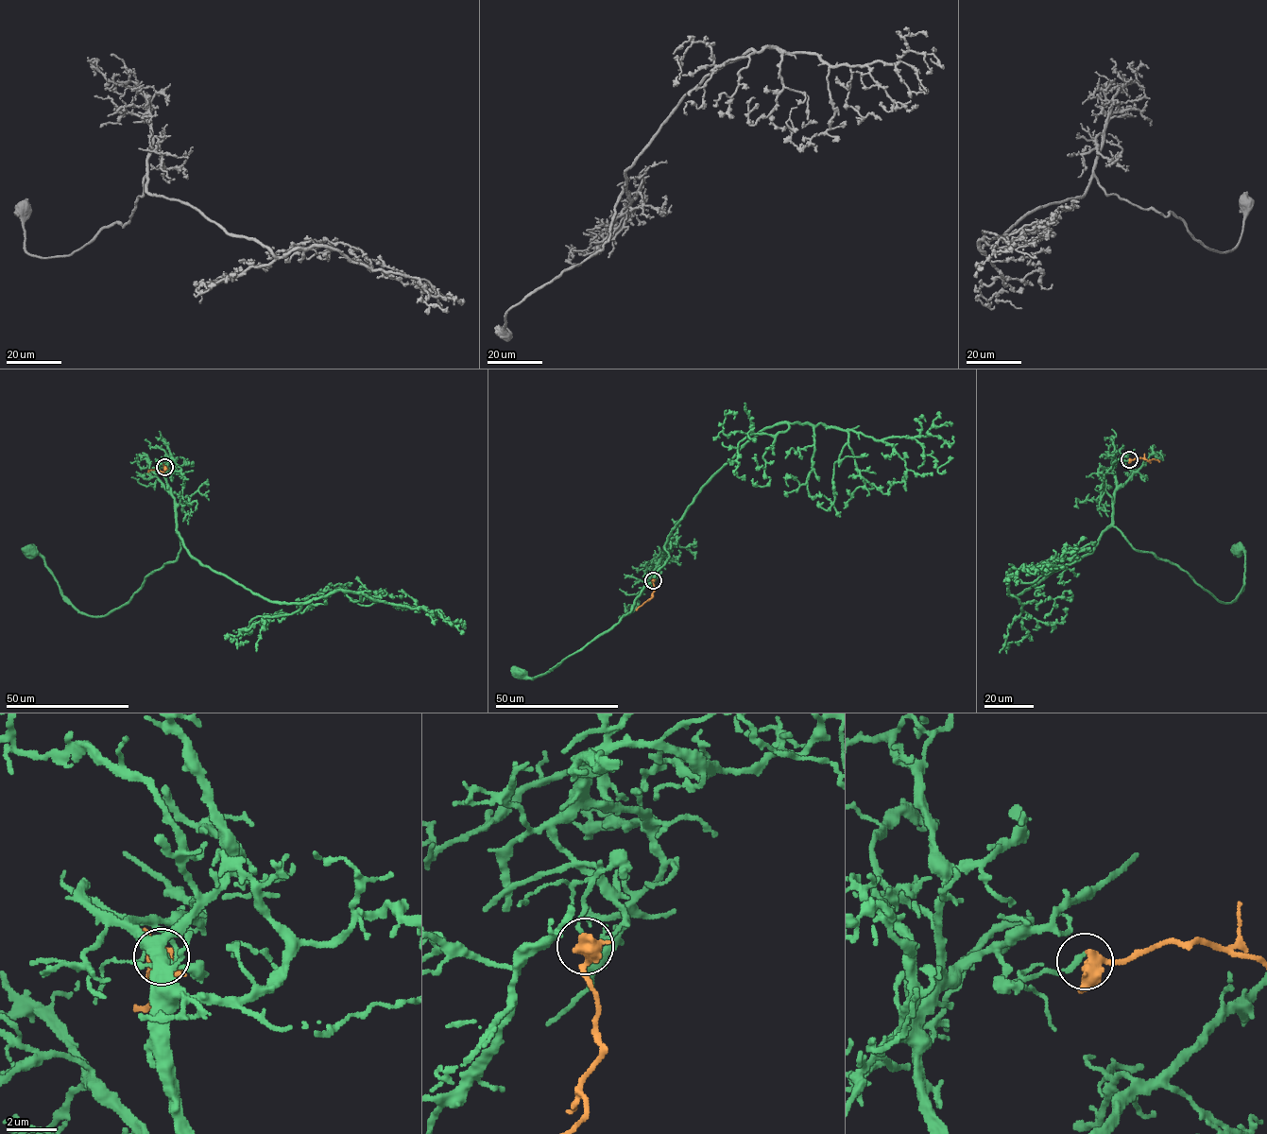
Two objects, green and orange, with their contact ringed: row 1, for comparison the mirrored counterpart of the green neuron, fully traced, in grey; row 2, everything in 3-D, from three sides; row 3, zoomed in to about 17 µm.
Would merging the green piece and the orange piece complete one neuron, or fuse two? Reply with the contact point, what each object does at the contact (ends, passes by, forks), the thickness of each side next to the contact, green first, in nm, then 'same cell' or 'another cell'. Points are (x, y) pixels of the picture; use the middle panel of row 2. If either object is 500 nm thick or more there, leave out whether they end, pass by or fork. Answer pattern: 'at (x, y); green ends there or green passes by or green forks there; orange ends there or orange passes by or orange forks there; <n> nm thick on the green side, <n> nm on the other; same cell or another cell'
at (653, 580); green passes by; orange forks there; 150 nm thick on the green side, 360 nm on the other; same cell

